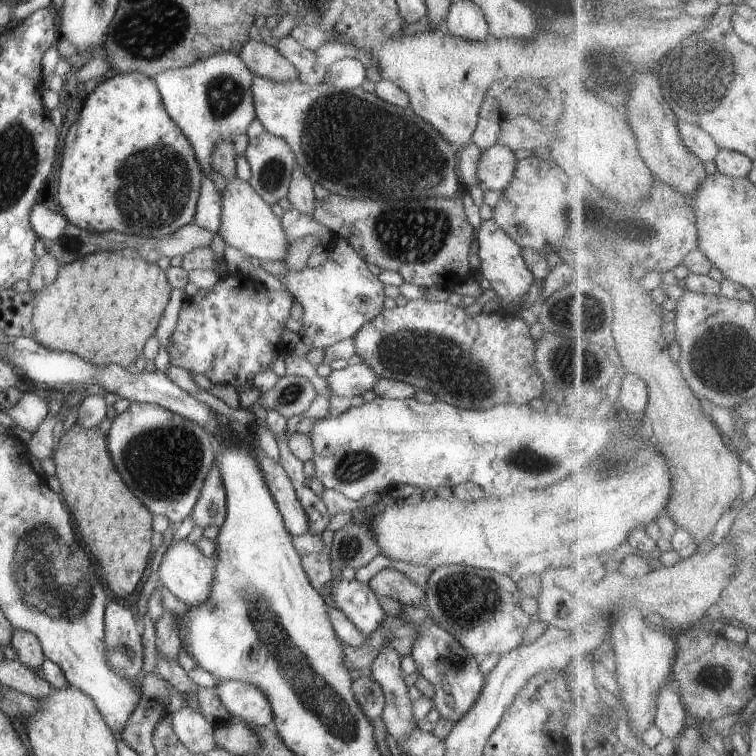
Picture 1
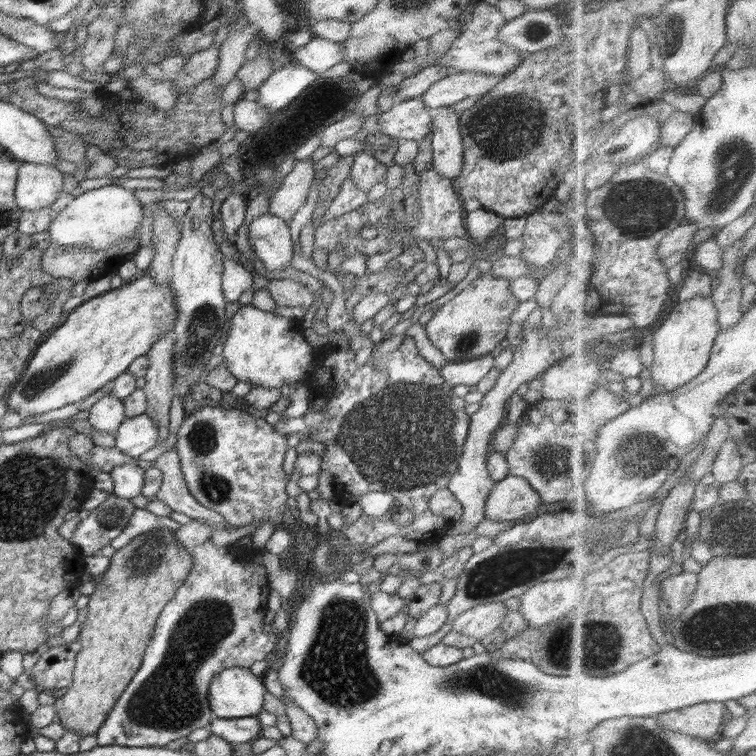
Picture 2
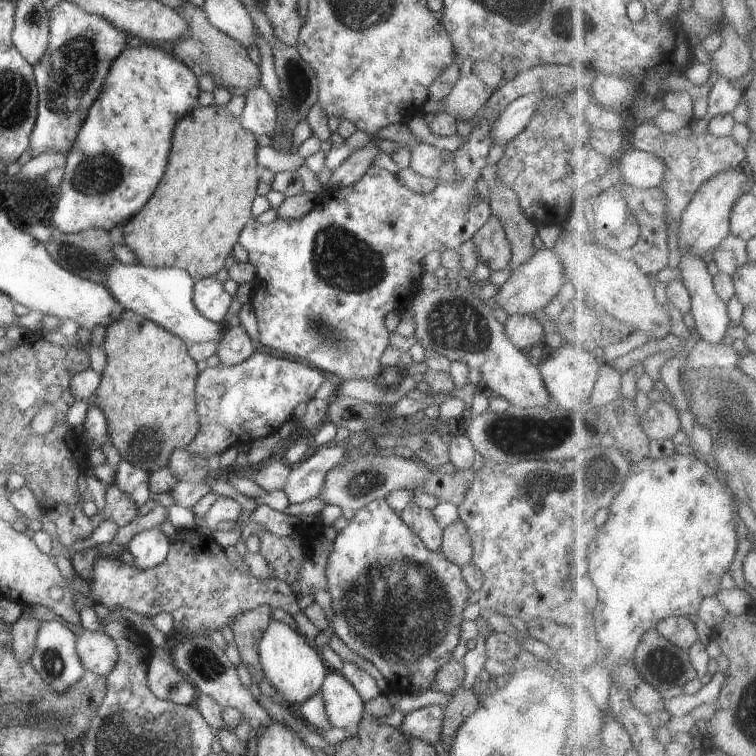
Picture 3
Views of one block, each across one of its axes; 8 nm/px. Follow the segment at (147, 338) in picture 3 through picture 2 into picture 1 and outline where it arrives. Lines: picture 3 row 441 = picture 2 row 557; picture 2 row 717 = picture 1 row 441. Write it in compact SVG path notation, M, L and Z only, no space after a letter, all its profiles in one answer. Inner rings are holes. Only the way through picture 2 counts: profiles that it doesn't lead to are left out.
M75 424L62 433L54 454L56 478L60 481L62 500L74 516L84 544L102 568L102 580L111 596L130 596L142 580L152 550L152 512L126 486L114 468L106 446L106 434L99 427L82 428Z

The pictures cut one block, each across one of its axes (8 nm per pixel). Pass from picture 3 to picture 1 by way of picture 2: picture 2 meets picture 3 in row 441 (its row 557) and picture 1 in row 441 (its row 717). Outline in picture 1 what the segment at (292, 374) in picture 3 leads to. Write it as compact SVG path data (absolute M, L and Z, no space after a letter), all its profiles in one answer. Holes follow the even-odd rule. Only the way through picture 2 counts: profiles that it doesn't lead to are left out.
M133 402L125 412L118 414L106 435L106 446L114 462L114 468L122 475L122 480L132 490L132 494L152 514L166 516L172 526L179 526L193 511L204 486L204 480L210 474L216 459L213 440L202 426L150 403Z

